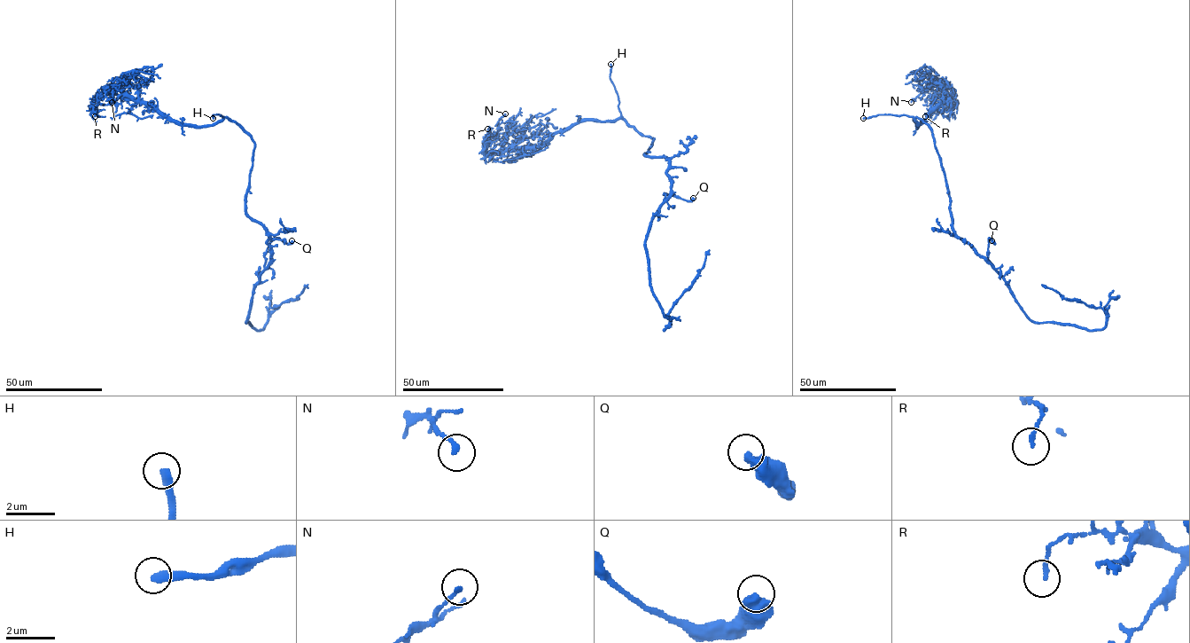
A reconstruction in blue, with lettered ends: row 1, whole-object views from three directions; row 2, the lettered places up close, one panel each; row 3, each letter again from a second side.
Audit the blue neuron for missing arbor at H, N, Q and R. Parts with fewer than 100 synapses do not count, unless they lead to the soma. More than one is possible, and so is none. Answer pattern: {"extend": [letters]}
{"extend": ["H"]}

